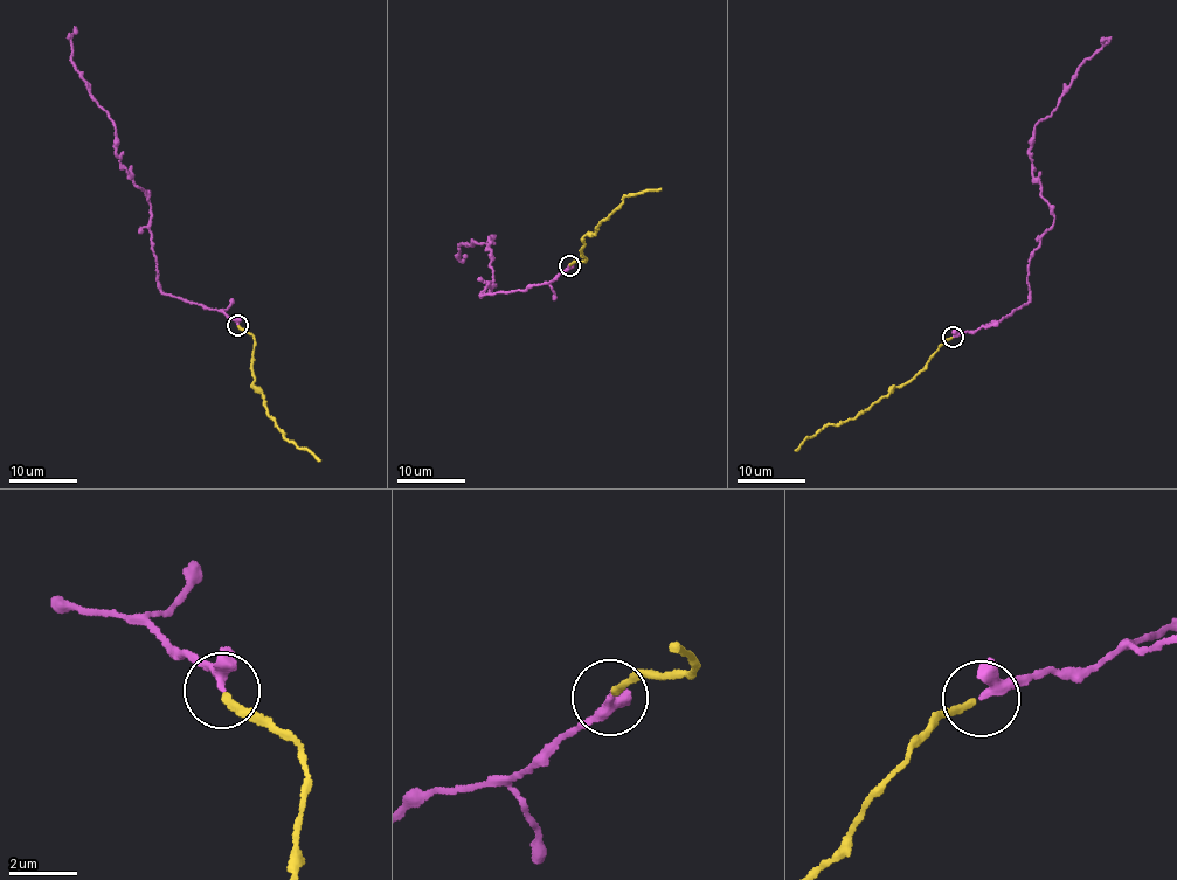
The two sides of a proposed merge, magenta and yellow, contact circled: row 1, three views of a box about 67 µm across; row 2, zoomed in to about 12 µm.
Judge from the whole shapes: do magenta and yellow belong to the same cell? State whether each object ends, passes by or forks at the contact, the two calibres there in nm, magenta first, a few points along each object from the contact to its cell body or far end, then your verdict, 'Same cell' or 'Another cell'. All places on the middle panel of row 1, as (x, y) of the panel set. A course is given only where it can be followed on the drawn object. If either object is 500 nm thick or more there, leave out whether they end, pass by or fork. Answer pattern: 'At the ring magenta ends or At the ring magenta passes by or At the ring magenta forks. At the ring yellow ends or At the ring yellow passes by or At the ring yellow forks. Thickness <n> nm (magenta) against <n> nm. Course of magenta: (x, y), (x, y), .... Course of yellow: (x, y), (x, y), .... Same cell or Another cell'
At the ring magenta passes by. At the ring yellow ends. Thickness 240 nm (magenta) against 180 nm. Course of magenta: (568, 265), (547, 283), (482, 296), (489, 282), (491, 290), (494, 235), (463, 242), (458, 257), (465, 255). Course of yellow: (569, 265), (584, 260), (580, 250), (584, 247), (582, 240), (627, 196), (660, 188). Same cell

